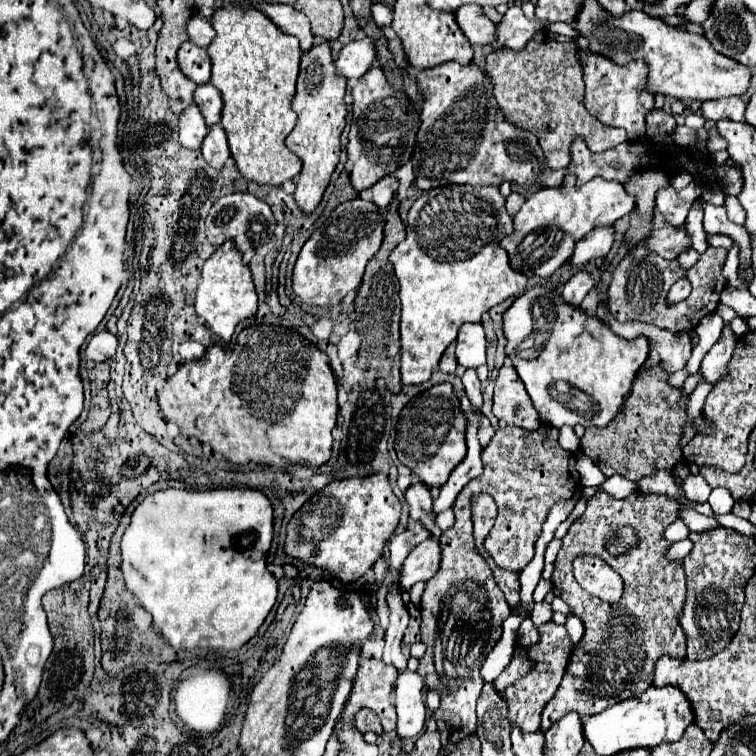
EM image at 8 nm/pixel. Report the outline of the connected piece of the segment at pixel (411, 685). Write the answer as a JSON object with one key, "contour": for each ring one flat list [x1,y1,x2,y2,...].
{"contour":[[404,671,396,679,396,711,400,737,416,737,426,723,426,705,422,701,422,677,412,671]]}

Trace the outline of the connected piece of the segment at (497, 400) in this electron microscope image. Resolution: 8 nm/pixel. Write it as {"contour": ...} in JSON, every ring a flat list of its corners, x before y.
{"contour":[[510,361,500,369,496,377,492,413,504,425,516,425,526,431,540,427,538,413,534,411,530,399,526,399,526,389,522,387,522,381,518,379,518,373,514,371,514,365]]}

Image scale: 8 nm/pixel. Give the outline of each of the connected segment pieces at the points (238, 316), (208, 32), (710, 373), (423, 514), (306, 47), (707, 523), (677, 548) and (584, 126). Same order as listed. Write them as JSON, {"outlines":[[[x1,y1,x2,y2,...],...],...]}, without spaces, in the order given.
{"outlines":[[[226,241,204,263,194,307,196,307,196,315,204,319,204,323,212,329,212,333,216,333,226,343,234,335,236,325,256,313,258,297,254,291,252,277,250,277,250,269,248,265,242,263,242,253,234,247,234,243]],[[198,13,188,19,186,33,188,33,190,43,194,43,198,47,208,47,210,41,214,39,214,35,216,35,214,29,212,29,212,25,210,25,210,21,206,17,198,15]],[[724,327,720,339,706,353,704,361,700,363,700,369,704,373,704,381,714,385,718,379,722,379,726,375,726,363,730,361,736,343,738,343,738,337,734,335,734,331,730,327]],[[416,481,404,491,404,499,410,505,410,519,422,521,434,537,440,537,442,530,434,525,434,515,430,515,432,497,428,493,428,487,422,485,422,481]],[[266,5,266,7,258,7,262,13,266,13,274,23,278,23,278,27,284,33,296,35,300,39,302,51,310,51,312,49,312,33,310,33,310,21,304,13,296,11,292,5]],[[678,501,678,517,684,521,684,525,690,531,704,531,710,527,718,527,718,523,712,517,706,517,706,515,694,511,690,505,686,505,682,501]],[[684,539,684,541,670,545,670,549,666,551,666,557,668,557,668,561,680,561,680,559,684,559,686,553,690,553,690,549,692,549,692,541]],[[540,31,528,41,526,53,512,49,492,51,486,57,484,71,494,85,494,97,504,113,504,119,514,127,530,131,538,137,546,161,552,169,562,169,568,165,568,147,576,135,582,135,594,153,604,153,628,139,626,131,606,127,586,111,582,103,584,73,576,39]]]}

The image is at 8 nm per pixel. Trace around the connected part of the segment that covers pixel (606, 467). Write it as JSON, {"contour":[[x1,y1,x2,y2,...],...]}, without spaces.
{"contour":[[662,363,656,367,646,365,626,397,622,415,618,415,610,427,586,429,584,437,580,439,580,449,606,477,620,473,630,481,640,481,656,471,670,471,678,463,680,439,684,425,690,421,686,411,688,397,682,393,682,387,672,387,668,379,670,373,662,369]]}

